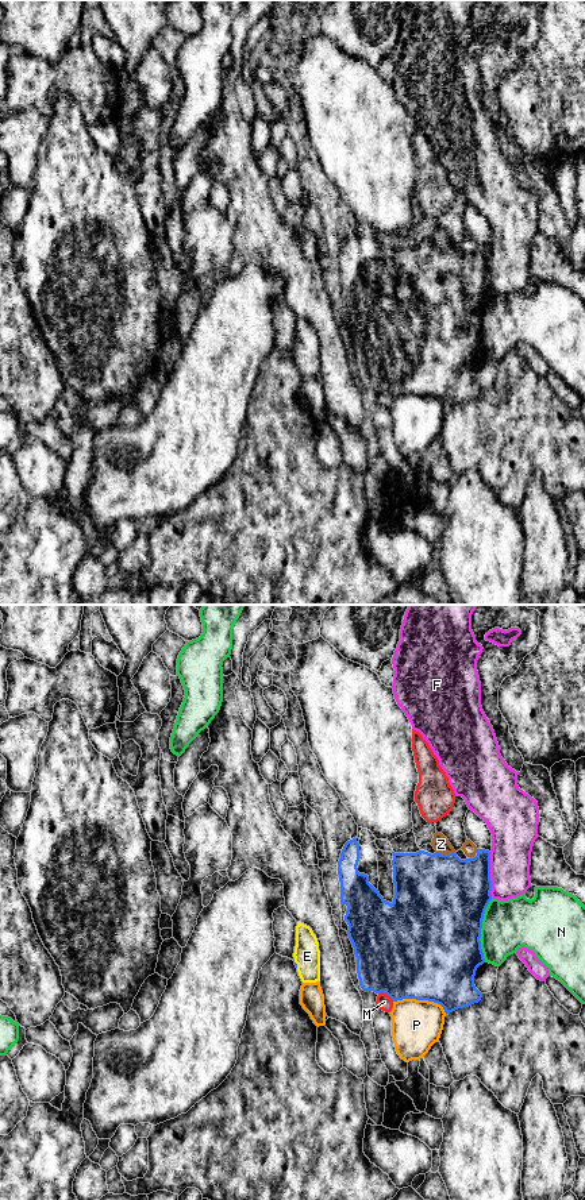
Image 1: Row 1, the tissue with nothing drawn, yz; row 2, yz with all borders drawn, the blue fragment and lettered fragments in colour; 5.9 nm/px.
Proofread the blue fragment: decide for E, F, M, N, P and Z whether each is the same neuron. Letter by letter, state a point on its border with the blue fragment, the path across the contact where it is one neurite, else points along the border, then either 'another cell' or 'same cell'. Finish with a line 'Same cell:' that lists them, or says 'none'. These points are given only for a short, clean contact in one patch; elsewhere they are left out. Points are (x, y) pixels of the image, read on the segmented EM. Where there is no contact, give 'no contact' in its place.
E: yz (296, 964) | across yz (295, 963), (296, 964), (307, 956) | same cell
F: yz (489, 875) | another cell
M: yz (387, 994) | another cell
N: yz (480, 930) | another cell
P: yz (420, 999) | another cell
Z: yz (446, 855) | along yz (437, 851), (441, 853), (455, 853) | another cell
Same cell: E

